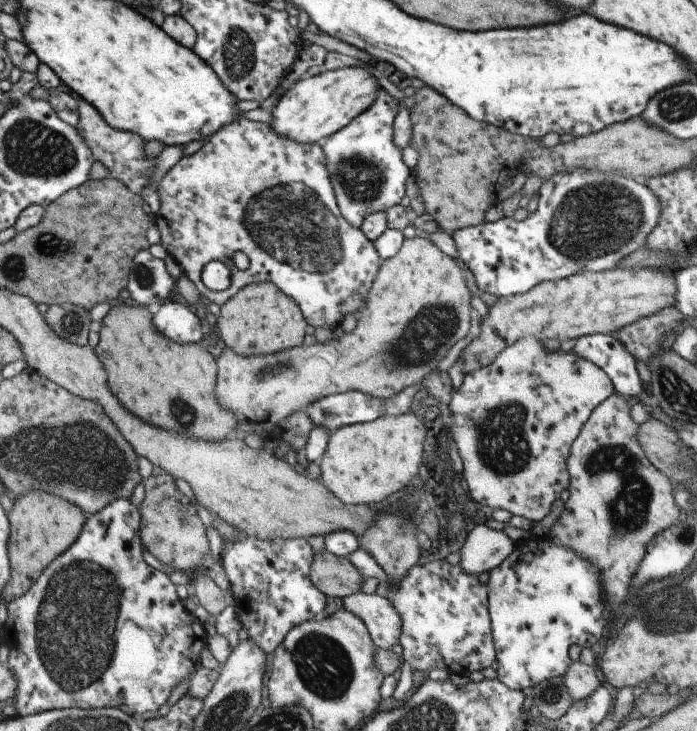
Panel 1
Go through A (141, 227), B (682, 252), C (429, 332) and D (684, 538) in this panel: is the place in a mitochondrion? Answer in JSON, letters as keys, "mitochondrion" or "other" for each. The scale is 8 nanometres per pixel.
{"A":"other","B":"other","C":"mitochondrion","D":"mitochondrion"}

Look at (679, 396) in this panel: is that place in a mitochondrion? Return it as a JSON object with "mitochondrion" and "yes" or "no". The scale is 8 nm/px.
{"mitochondrion":"yes"}

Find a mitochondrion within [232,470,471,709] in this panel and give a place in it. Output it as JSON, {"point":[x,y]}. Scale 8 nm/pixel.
{"point":[322,665]}

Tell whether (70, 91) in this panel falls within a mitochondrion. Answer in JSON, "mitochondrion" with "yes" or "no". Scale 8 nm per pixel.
{"mitochondrion":"no"}

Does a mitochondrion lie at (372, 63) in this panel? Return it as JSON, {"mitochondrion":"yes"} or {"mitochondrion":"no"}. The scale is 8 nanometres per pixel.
{"mitochondrion":"no"}

